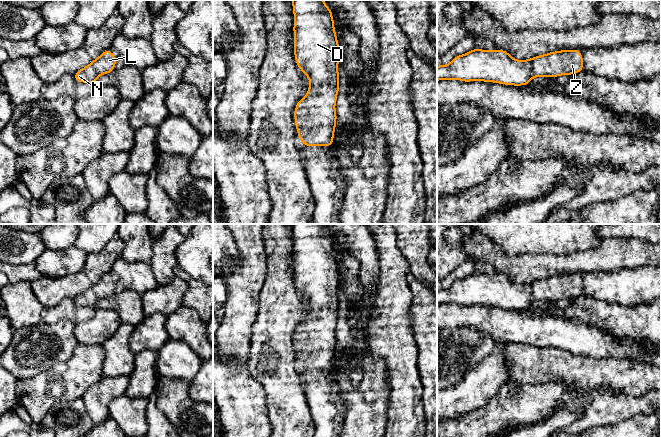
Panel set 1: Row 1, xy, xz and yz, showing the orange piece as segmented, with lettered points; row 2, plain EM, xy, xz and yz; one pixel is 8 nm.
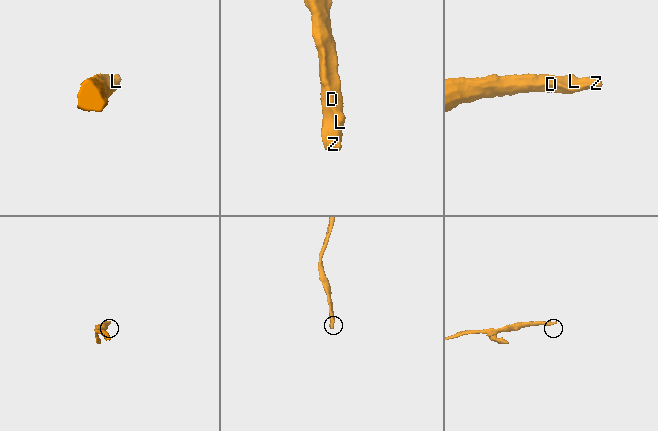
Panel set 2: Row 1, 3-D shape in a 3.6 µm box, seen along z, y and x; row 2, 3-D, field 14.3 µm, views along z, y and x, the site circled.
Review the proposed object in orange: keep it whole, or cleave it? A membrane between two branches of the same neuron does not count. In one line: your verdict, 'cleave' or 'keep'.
keep

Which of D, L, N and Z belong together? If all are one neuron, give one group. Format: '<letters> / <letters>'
D L N Z

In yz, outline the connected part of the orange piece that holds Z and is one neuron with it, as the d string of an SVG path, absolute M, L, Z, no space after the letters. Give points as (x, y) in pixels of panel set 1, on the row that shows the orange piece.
M476 49L466 54L458 55L448 65L437 66L437 81L456 79L463 82L479 80L505 85L522 86L530 84L533 77L558 77L561 75L574 75L583 71L583 57L581 50L560 50L538 55L531 59L517 60L505 50Z

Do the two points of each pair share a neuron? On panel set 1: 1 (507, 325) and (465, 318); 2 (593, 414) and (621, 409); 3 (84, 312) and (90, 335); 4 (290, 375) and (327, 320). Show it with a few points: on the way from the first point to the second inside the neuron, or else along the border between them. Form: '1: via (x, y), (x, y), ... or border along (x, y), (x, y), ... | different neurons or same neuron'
1: via (497, 323), (485, 318), (475, 318) | same neuron
2: via (600, 409), (614, 409) | same neuron
3: border along (95, 308), (95, 313), (90, 318), (75, 324) | different neurons
4: border along (293, 339), (304, 385) | different neurons

